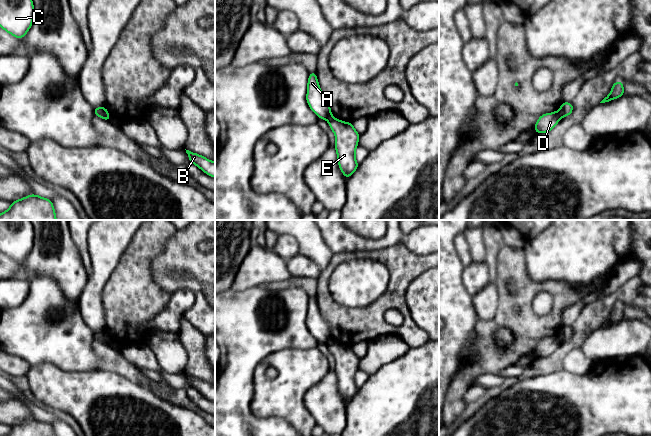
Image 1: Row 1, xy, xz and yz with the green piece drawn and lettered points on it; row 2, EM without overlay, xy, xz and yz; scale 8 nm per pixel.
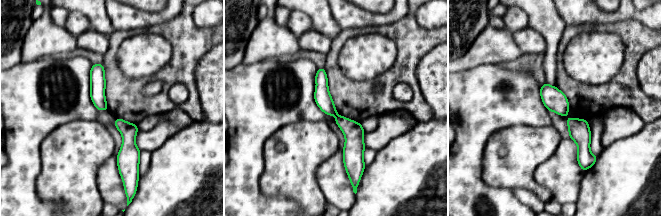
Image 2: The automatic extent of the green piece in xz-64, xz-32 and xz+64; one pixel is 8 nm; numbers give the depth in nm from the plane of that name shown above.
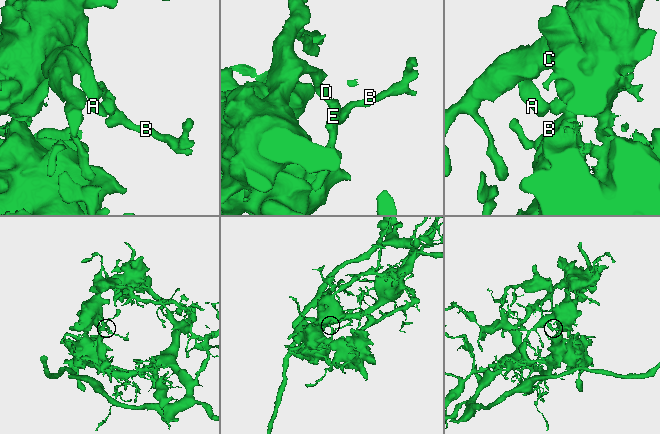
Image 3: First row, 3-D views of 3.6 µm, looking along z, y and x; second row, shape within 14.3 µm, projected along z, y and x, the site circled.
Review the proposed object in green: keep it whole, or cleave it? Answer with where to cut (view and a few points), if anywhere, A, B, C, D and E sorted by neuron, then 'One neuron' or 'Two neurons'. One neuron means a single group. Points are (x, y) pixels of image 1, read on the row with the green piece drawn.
Split along xz (331, 116), (327, 119). Groups: A C D / B E. Two neurons

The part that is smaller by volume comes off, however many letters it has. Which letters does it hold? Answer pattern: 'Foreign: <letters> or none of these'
Foreign: B, E

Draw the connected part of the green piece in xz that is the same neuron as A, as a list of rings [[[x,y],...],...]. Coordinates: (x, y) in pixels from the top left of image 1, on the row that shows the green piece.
[[[315,71],[309,73],[306,101],[319,119],[332,117],[329,100],[321,92]]]

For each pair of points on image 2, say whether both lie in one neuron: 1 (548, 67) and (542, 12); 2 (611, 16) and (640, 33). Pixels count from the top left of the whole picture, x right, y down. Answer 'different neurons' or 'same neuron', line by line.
1: same neuron
2: different neurons

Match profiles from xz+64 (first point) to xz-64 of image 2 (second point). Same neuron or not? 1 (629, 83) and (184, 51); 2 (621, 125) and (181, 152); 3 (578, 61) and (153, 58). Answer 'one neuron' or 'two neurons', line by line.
1: one neuron
2: two neurons
3: one neuron

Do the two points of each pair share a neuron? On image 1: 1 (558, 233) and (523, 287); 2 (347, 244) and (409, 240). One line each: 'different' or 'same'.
1: different
2: same

